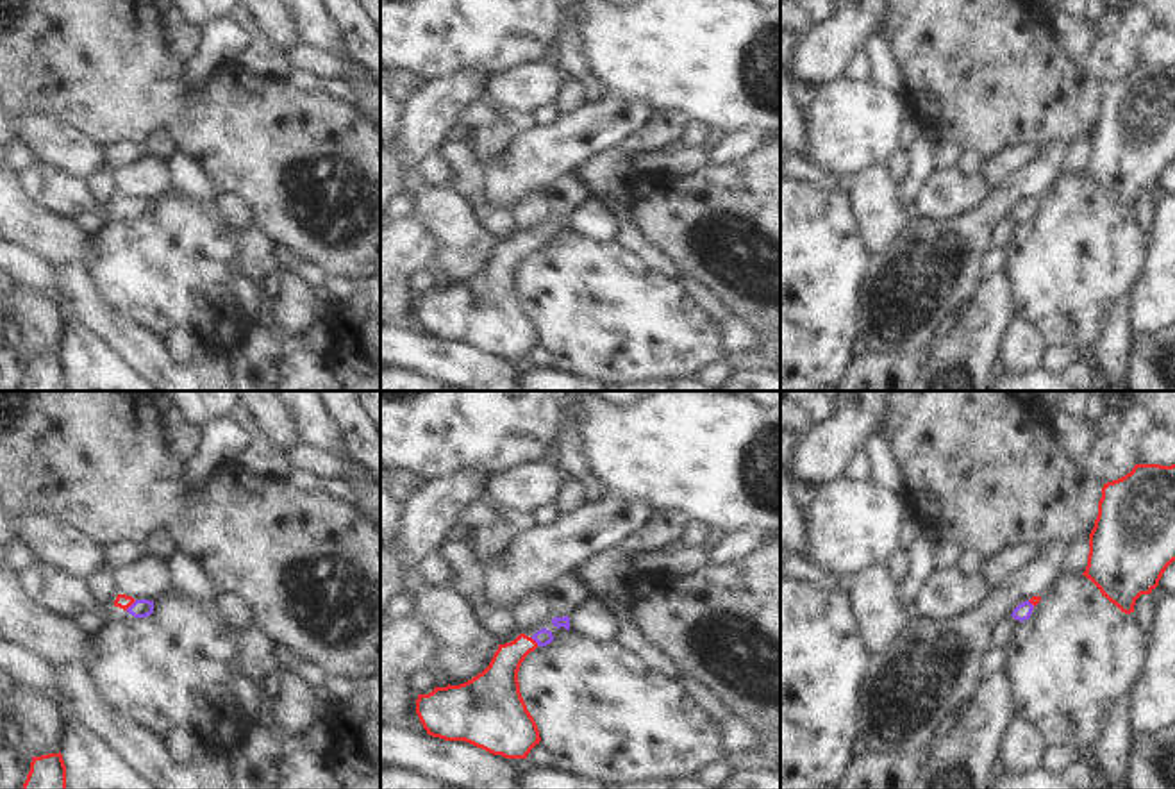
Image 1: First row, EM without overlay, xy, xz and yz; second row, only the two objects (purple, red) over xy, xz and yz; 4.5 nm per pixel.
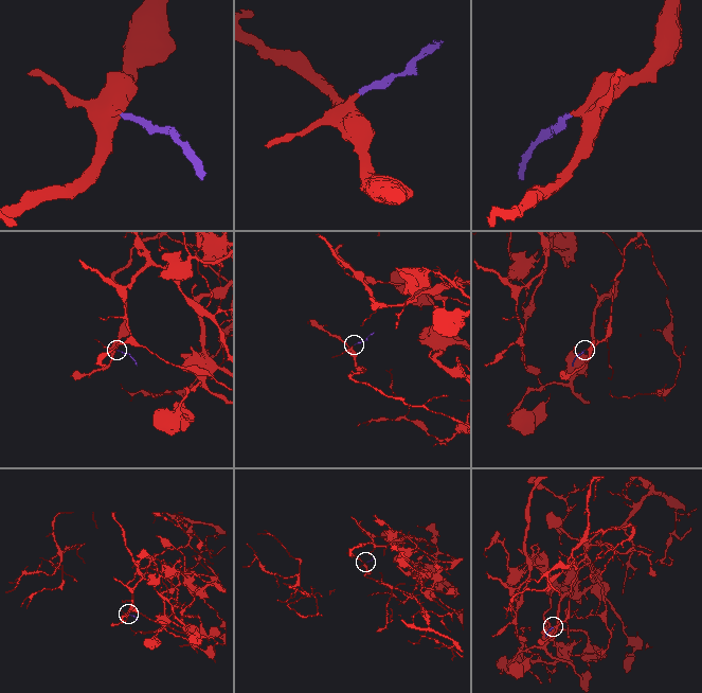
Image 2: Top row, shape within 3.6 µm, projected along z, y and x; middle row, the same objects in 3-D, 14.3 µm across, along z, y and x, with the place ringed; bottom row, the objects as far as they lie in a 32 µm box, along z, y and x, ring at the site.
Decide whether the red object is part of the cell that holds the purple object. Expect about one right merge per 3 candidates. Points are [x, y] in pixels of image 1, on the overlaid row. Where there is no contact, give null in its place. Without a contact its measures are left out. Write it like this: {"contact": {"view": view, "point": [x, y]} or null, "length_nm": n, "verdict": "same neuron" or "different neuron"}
{"contact": {"view": "xy", "point": [133, 604]}, "length_nm": 70, "verdict": "same neuron"}

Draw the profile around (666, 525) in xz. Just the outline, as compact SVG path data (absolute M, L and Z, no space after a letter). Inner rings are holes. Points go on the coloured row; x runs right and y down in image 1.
M654 509L648 523L638 532L630 550L646 553L661 552L666 544L680 541L688 516L673 509Z

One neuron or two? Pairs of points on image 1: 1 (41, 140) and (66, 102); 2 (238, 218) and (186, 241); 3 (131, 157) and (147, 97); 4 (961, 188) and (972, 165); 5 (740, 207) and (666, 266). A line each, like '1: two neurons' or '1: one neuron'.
1: two neurons
2: two neurons
3: two neurons
4: two neurons
5: two neurons

